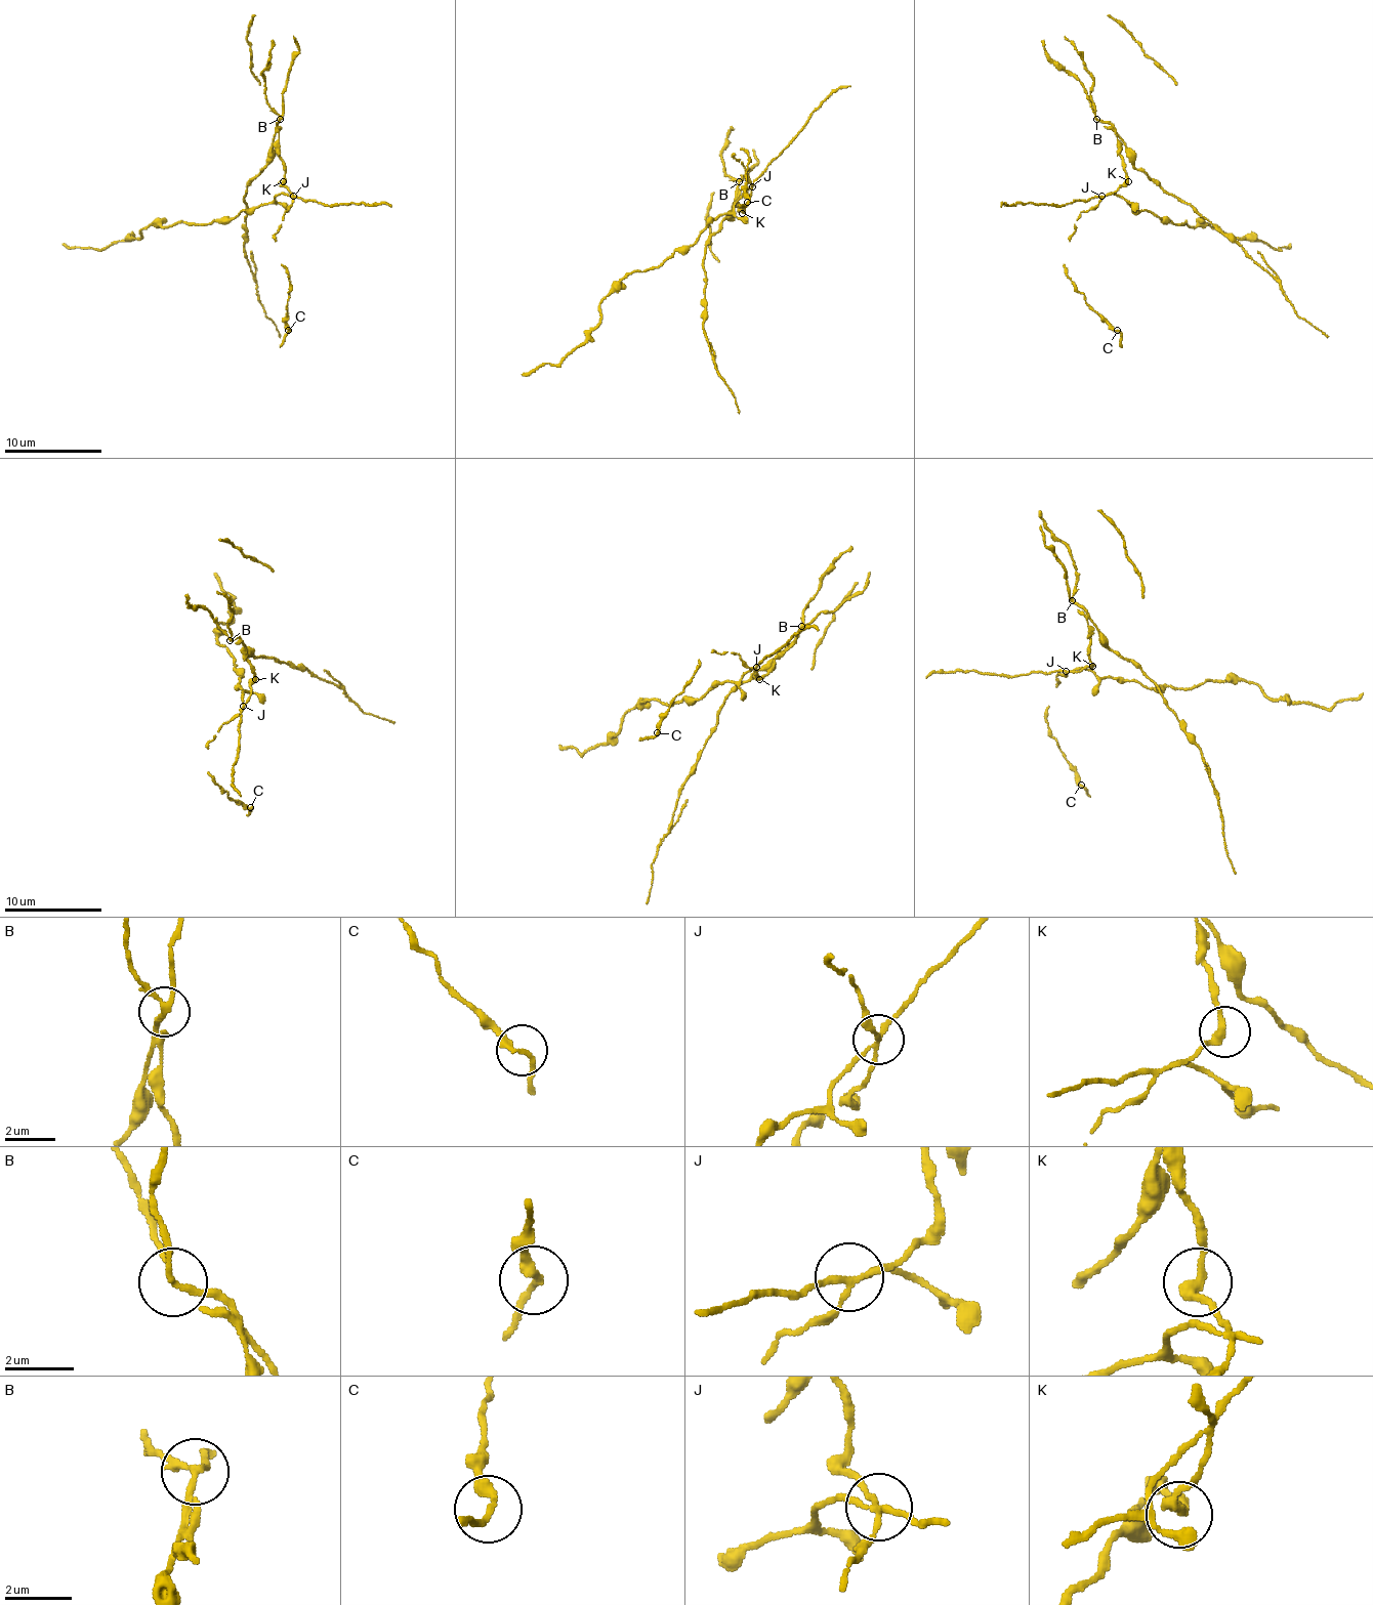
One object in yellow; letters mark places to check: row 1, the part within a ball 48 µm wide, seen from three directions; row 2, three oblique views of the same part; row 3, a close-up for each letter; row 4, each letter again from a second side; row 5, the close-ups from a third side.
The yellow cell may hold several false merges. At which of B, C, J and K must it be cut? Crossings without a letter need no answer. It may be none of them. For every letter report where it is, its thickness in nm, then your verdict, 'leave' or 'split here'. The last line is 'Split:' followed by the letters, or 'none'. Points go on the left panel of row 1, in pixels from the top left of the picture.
B: (280, 119) | 160 nm | split here
C: (288, 330) | 220 nm | leave
J: (293, 196) | 170 nm | split here
K: (283, 181) | 280 nm | leave
Split: B, J

